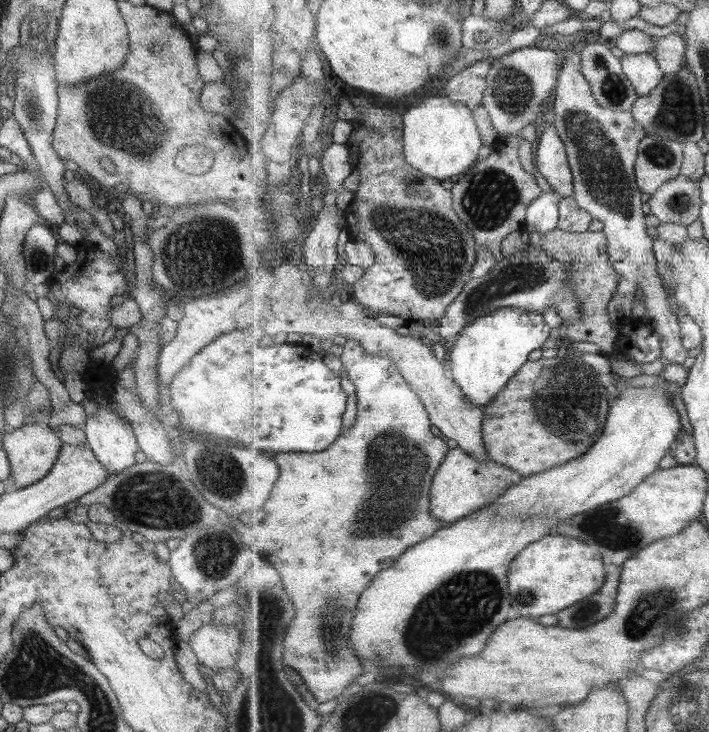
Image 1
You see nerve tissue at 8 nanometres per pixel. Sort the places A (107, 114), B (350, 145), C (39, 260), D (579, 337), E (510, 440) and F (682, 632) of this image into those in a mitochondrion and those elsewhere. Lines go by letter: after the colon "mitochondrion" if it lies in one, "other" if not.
A: mitochondrion
B: other
C: mitochondrion
D: other
E: other
F: mitochondrion

